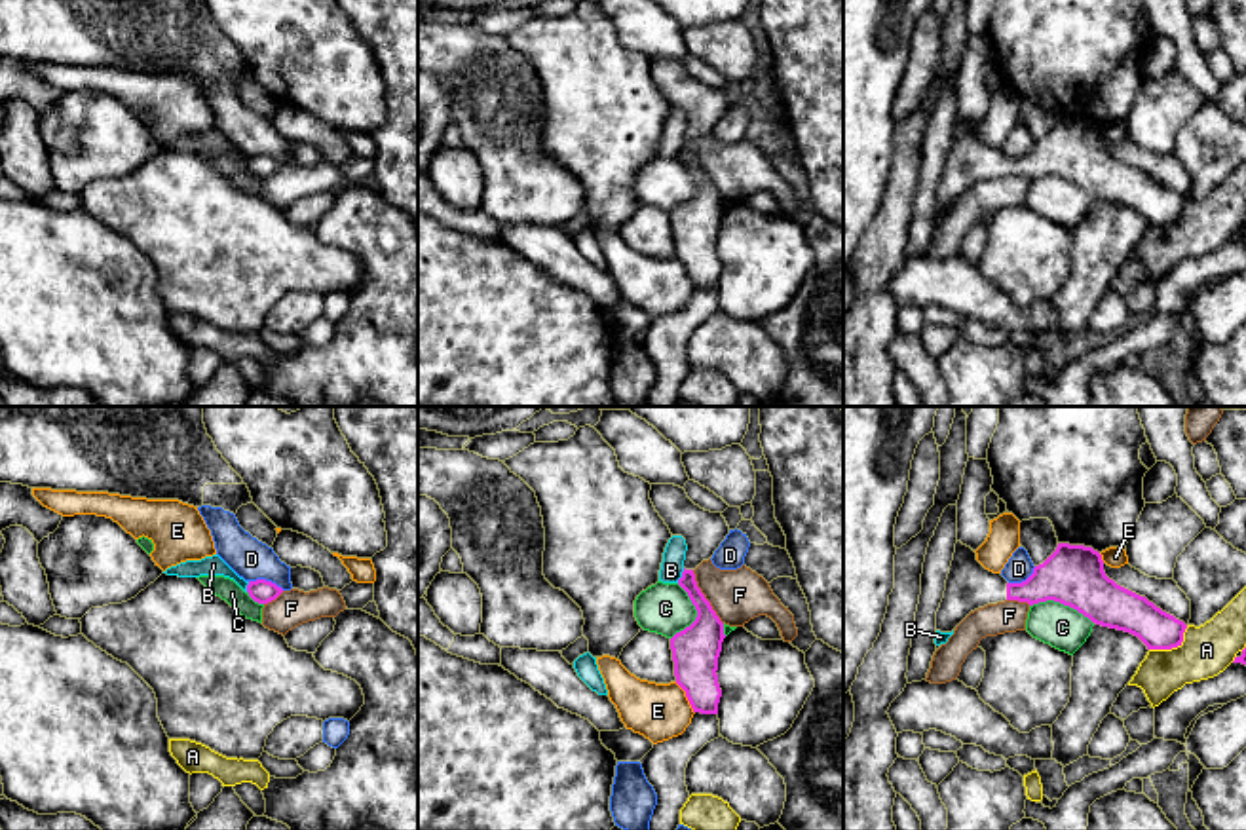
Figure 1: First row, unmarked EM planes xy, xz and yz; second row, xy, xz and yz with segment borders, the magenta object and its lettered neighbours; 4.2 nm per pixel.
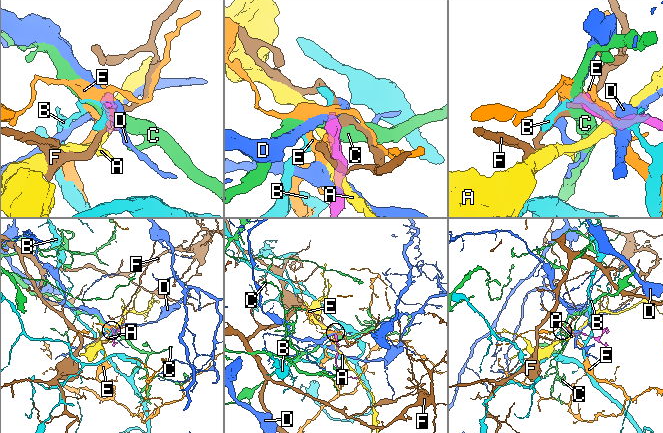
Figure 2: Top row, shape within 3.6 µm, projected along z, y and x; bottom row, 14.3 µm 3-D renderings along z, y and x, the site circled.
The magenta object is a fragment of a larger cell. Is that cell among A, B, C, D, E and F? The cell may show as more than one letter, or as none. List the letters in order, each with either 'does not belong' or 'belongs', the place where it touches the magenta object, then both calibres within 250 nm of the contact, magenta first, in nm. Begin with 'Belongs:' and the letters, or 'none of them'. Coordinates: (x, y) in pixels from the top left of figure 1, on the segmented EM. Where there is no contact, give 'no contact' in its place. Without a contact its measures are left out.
Belongs: none of them
A: does not belong | yz (1172, 646) | 170/220 nm
B: does not belong | xz (682, 576) | 140/100 nm
C: does not belong | yz (1062, 603) | 260/180 nm
D: does not belong | xy (264, 580) | 100/170 nm
E: does not belong | xz (686, 696) | 200/240 nm
F: does not belong | xz (703, 597) | 200/220 nm

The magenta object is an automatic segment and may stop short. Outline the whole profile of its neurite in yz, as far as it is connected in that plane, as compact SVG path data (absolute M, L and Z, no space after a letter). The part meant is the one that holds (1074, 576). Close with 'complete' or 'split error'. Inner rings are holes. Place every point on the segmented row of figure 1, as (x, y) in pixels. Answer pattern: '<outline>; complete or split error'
M955 543L944 598L936 612L936 631L952 632L974 610L1005 600L1029 606L1054 600L1088 617L1092 623L1138 636L1147 650L1181 646L1187 625L1162 612L1104 572L1098 551L1085 545L1058 543L1056 551L1022 583L1009 583L986 570L976 553Z; split error

